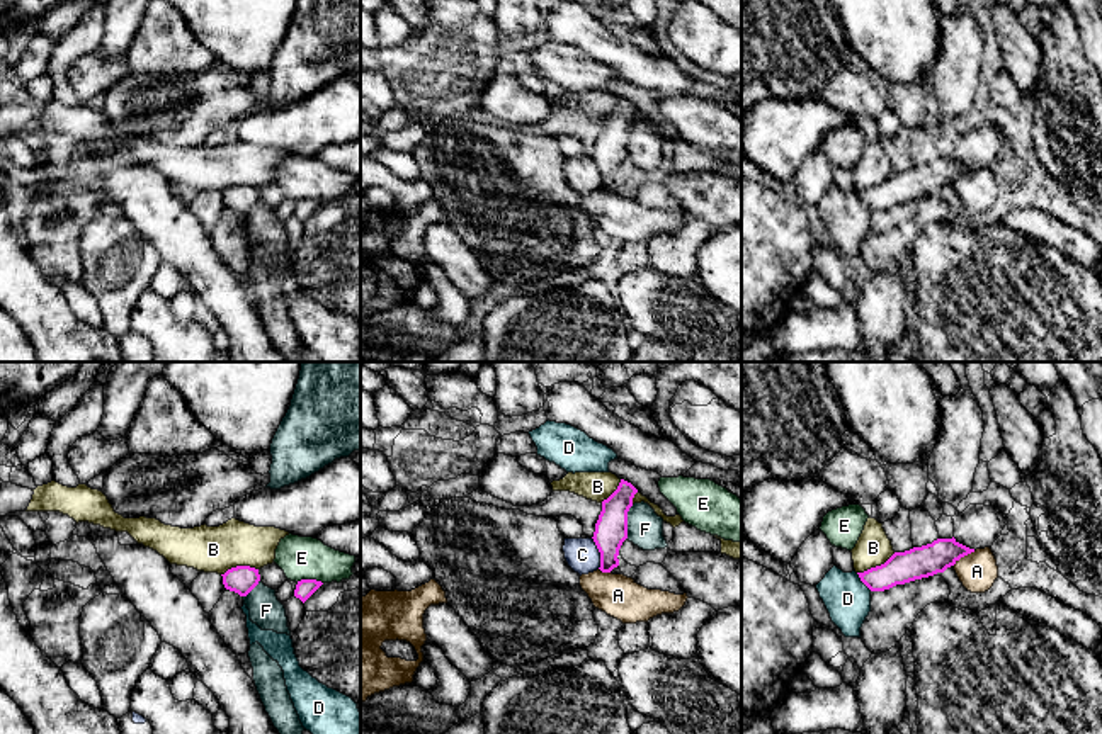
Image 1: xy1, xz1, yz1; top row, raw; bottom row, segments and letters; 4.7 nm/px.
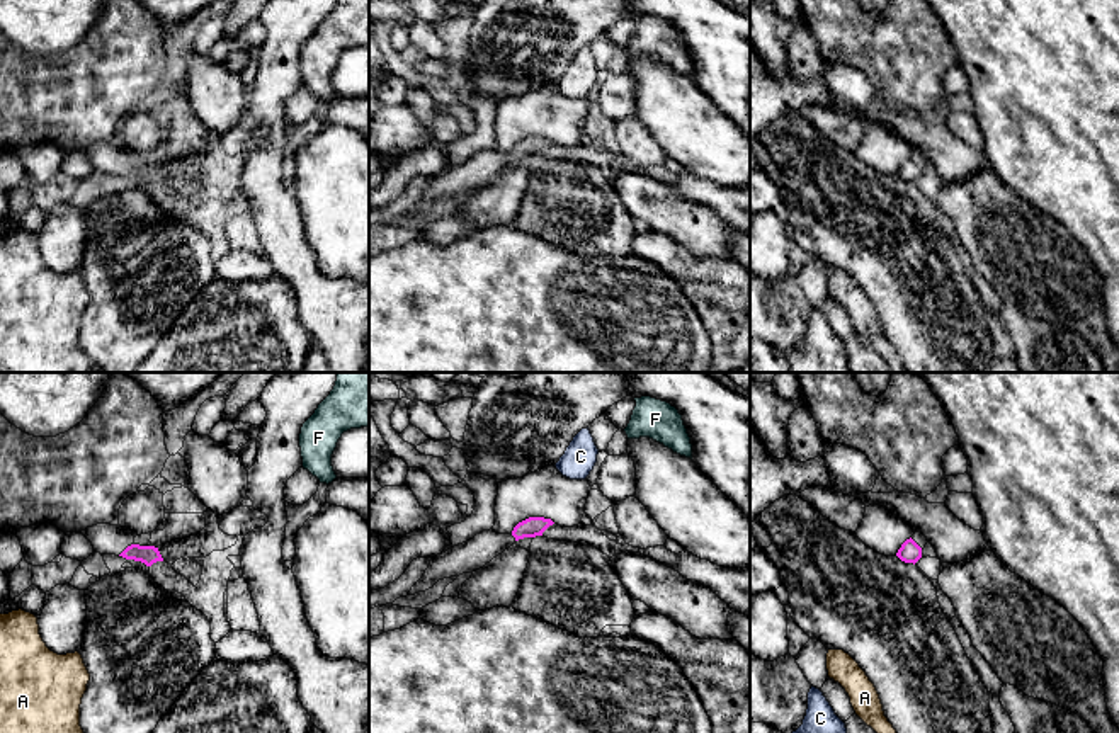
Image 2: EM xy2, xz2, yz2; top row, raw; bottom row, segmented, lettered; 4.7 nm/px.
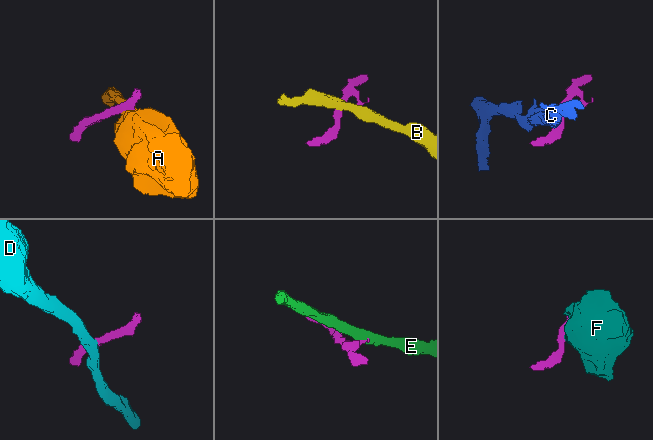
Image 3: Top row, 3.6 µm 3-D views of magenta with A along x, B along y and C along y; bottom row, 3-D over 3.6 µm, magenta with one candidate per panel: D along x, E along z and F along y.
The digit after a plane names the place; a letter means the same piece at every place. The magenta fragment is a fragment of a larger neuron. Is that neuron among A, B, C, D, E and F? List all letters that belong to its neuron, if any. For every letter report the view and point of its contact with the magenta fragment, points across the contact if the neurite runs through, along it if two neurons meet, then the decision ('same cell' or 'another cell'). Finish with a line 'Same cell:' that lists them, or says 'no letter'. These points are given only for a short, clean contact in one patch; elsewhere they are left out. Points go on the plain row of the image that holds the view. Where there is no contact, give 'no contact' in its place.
A: meets magenta in yz1 at (963, 175); border along yz1 (975, 170), (961, 175), (953, 184); another cell
B: meets magenta in yz1 at (876, 186); border along yz1 (895, 172), (883, 182), (857, 192); another cell
C: meets magenta in xz1 at (599, 170); border along xz1 (592, 157), (599, 172), (599, 187); another cell
D: meets magenta in yz1 at (863, 201); border along yz1 (856, 192), (871, 209); another cell
E: meets magenta in xy1 at (310, 199); border along xy1 (296, 201), (318, 199), (322, 203); another cell
F: meets magenta in xz1 at (626, 141); border along xz1 (633, 124), (628, 131), (626, 157); another cell
Same cell: no letter

